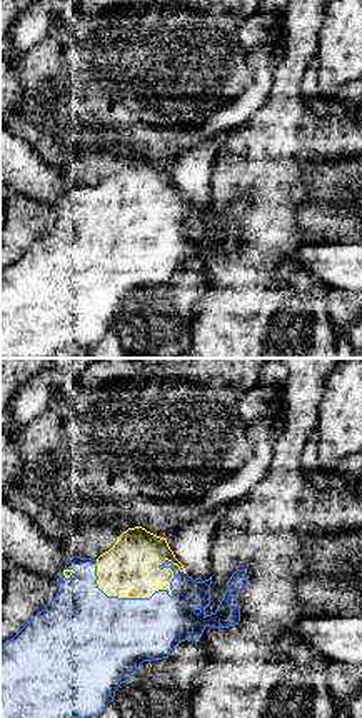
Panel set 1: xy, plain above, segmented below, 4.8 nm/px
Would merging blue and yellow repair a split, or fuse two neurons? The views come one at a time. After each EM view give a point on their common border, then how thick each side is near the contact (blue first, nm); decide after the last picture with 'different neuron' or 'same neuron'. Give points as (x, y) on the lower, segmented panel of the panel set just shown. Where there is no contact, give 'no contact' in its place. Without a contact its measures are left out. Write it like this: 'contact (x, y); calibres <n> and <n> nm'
contact (150, 597); calibres 360 and 280 nm

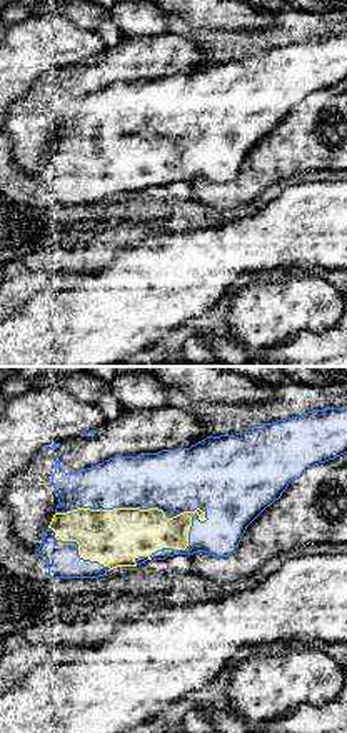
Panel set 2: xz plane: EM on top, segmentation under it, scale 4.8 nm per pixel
contact (132, 507); calibres 300 and 280 nm

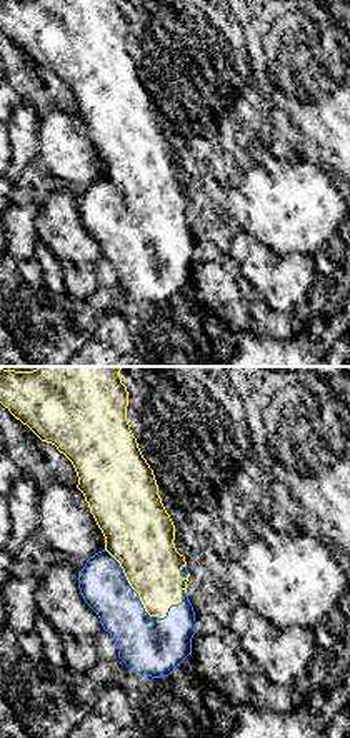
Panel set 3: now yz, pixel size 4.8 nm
contact (139, 600); calibres 280 and 280 nm

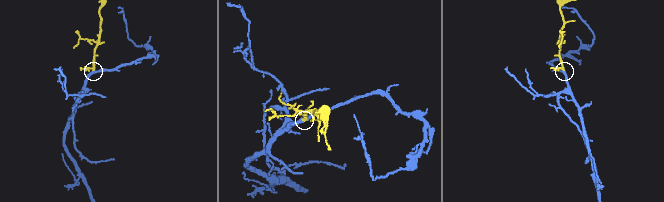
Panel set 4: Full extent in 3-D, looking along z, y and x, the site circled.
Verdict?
same neuron

